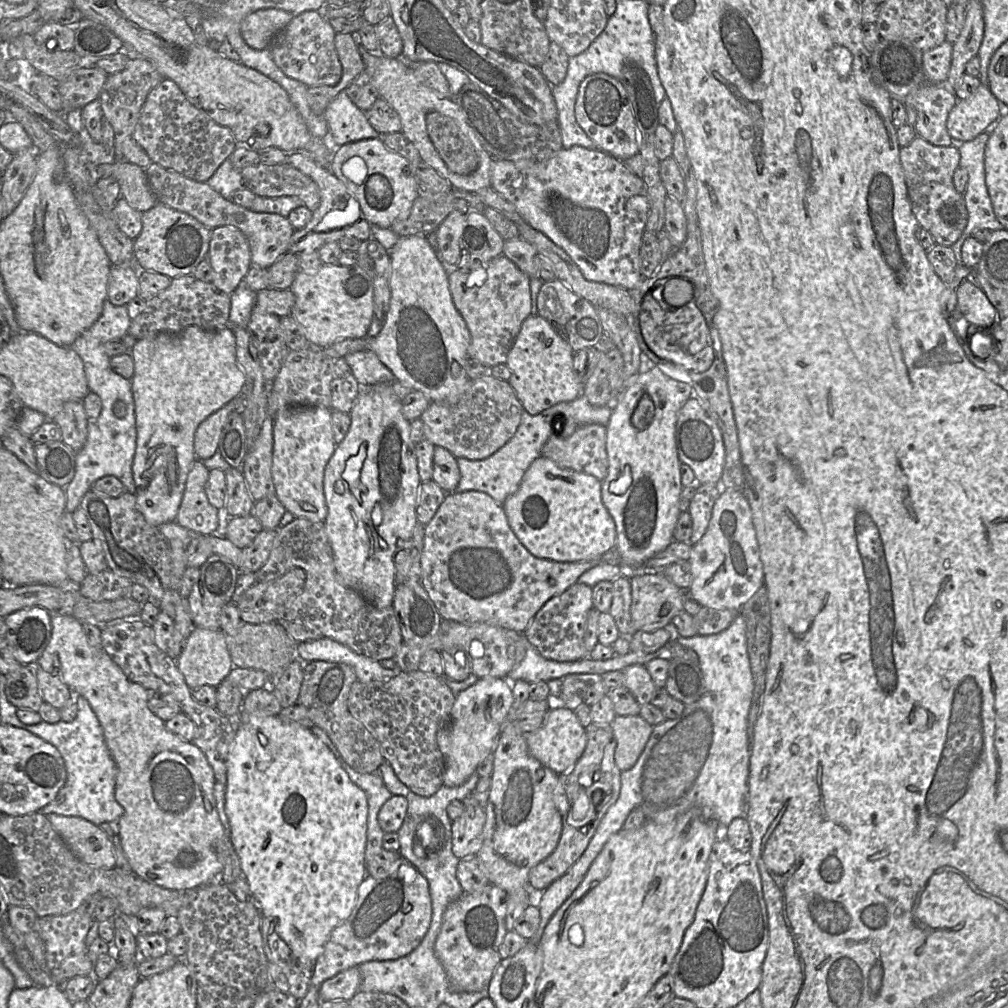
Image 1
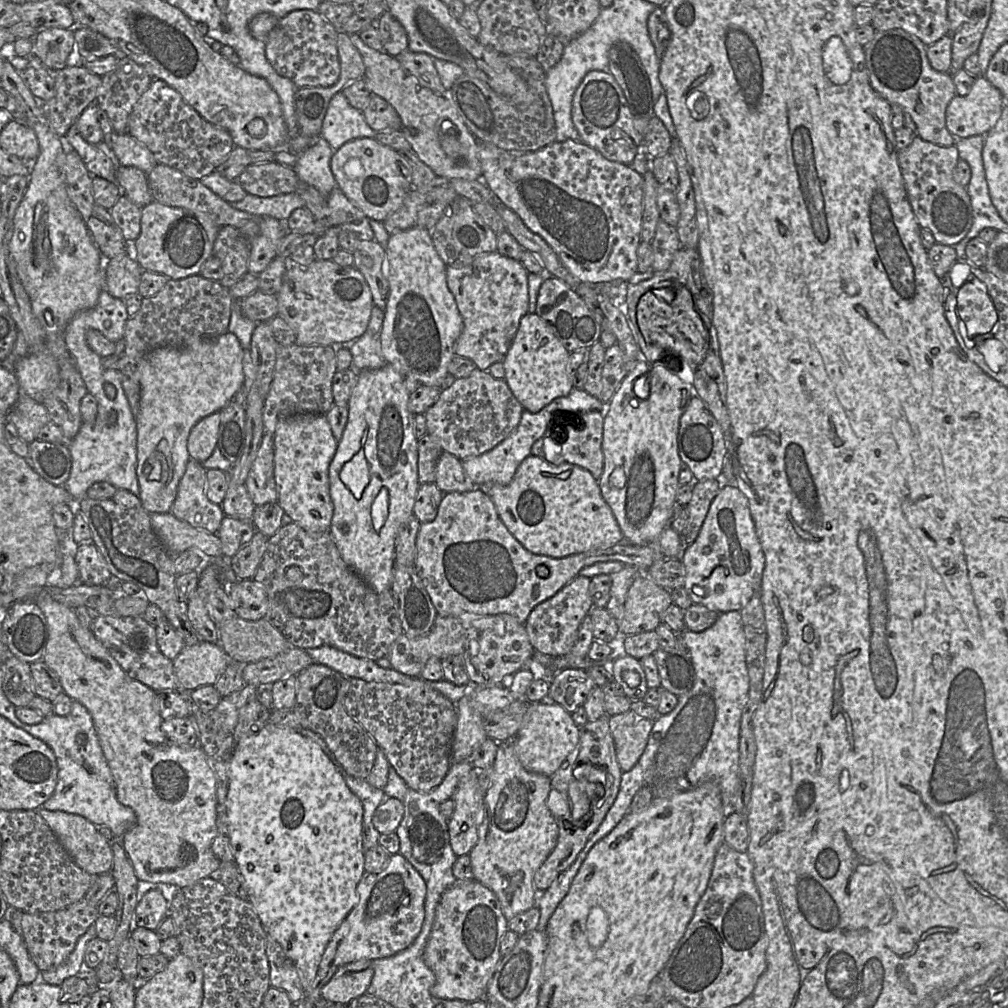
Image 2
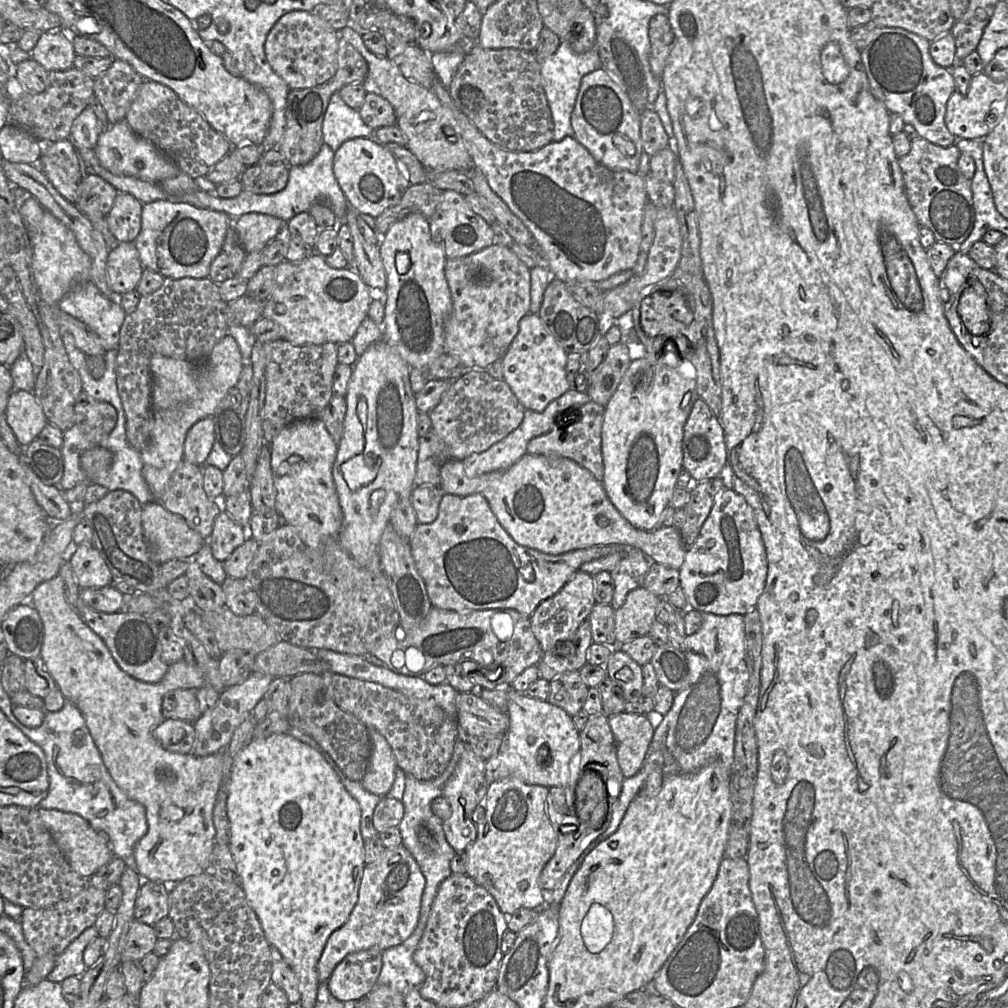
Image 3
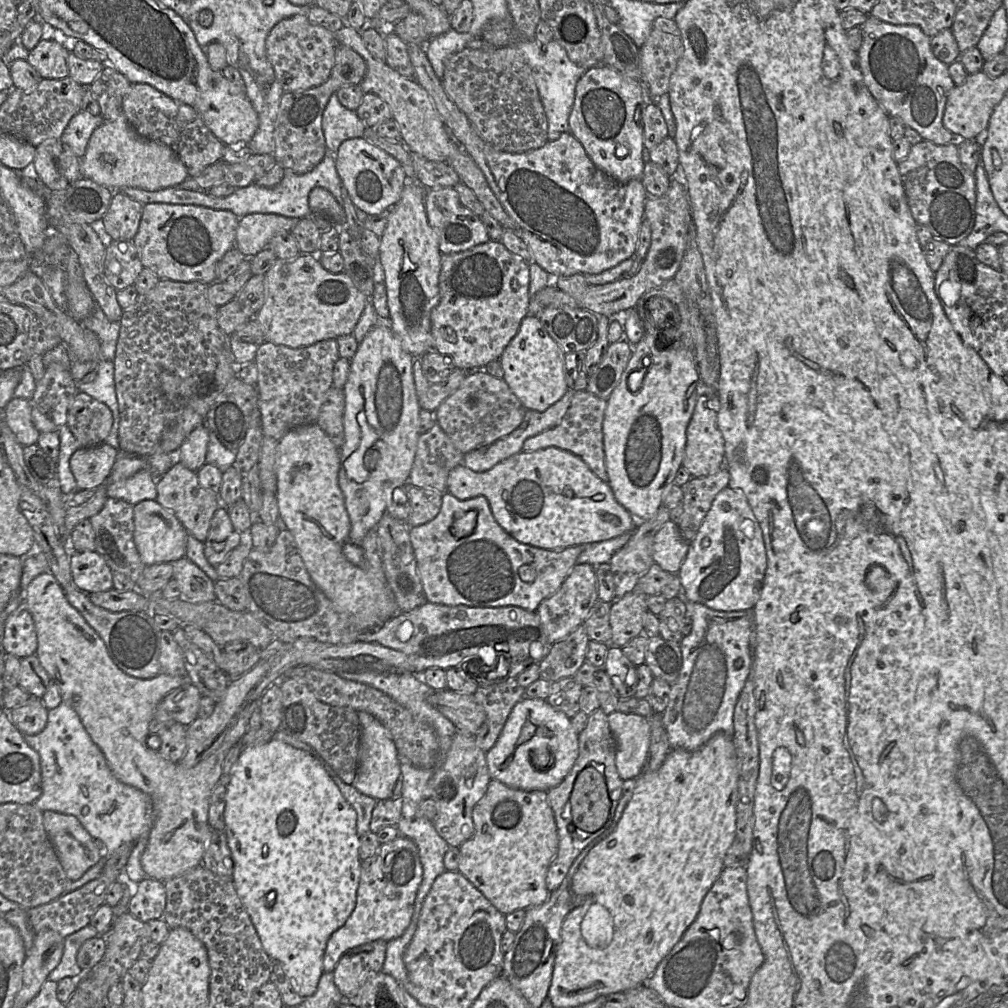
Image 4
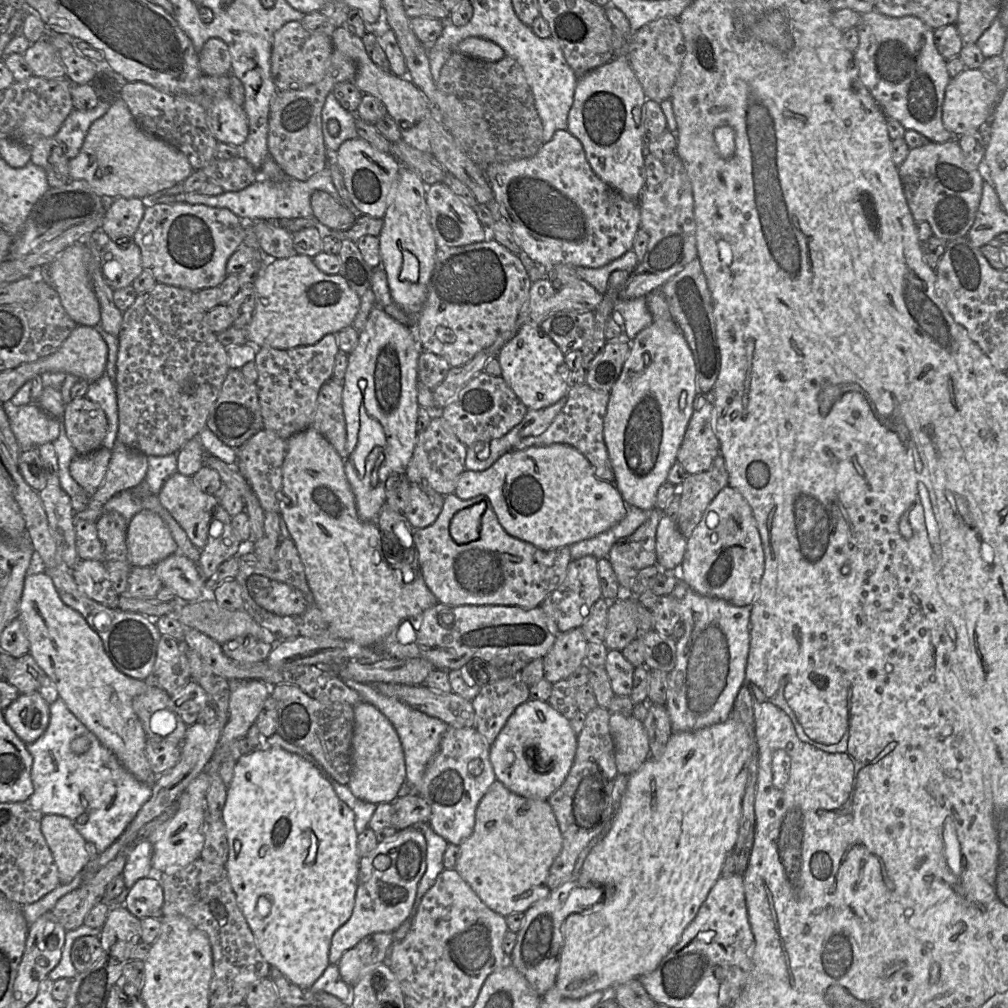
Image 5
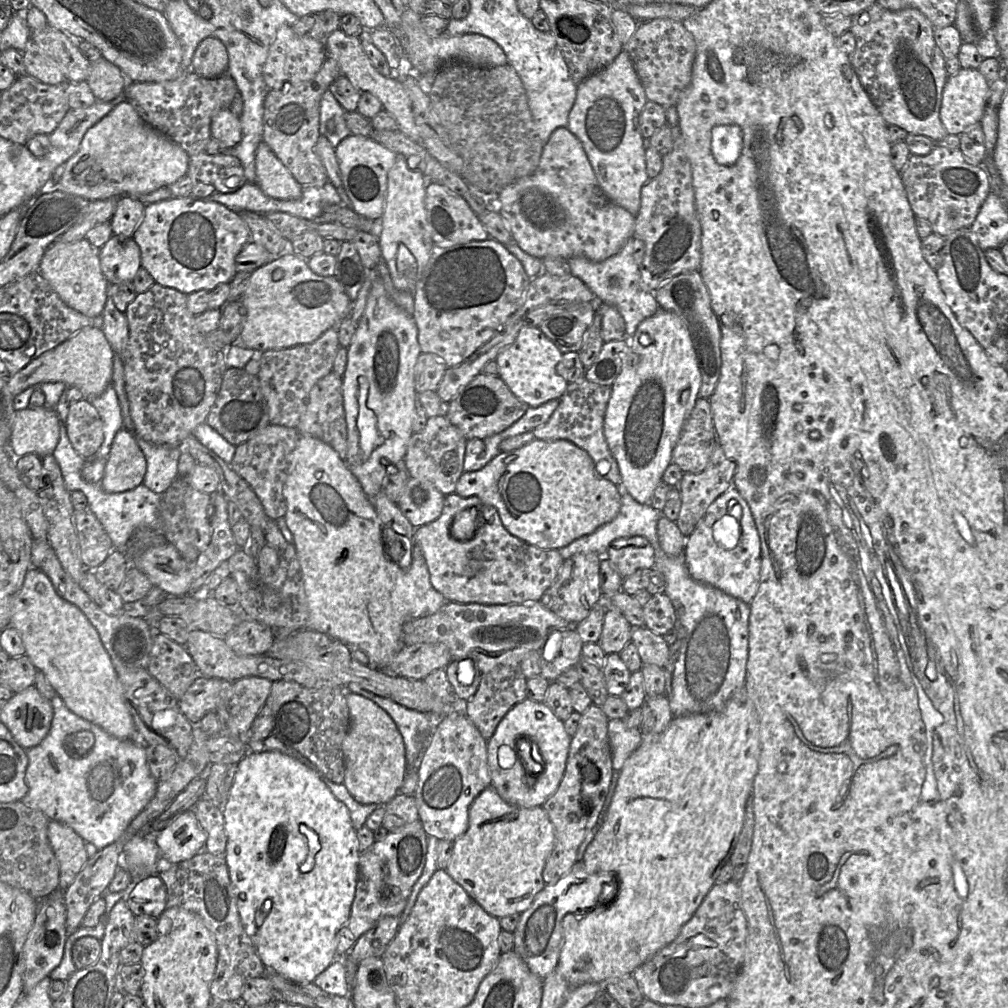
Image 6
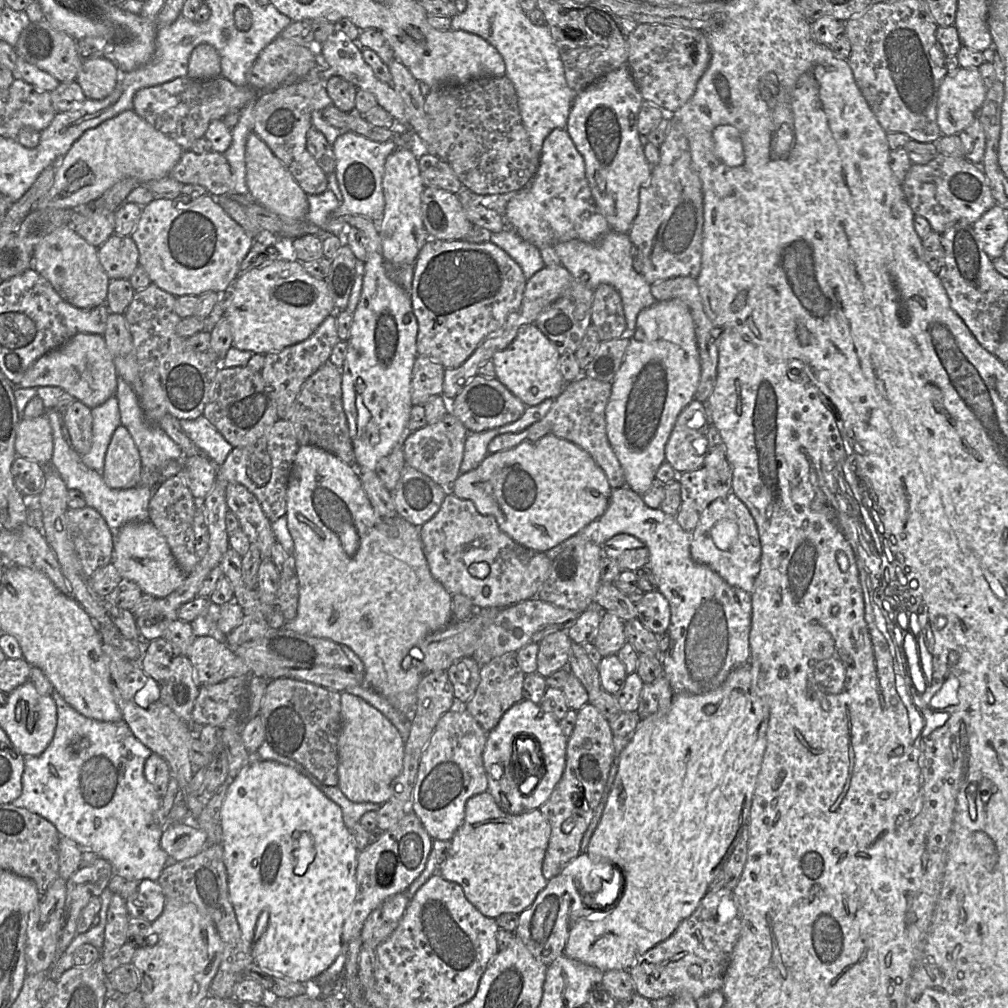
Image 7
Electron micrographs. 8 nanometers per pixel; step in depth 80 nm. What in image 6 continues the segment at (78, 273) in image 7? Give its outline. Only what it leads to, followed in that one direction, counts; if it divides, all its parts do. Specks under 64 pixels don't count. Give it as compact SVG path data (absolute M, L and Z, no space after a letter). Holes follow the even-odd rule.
M88 240L70 243L55 241L45 250L38 271L67 306L88 317L102 314L109 282L101 270L99 248L93 247Z

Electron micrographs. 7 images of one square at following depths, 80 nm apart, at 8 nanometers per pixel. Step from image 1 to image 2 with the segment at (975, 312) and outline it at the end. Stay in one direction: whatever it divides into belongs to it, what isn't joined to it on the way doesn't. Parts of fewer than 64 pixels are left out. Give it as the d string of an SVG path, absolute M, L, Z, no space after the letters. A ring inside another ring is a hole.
M966 281L956 293L957 313L965 324L971 340L990 333L998 315L983 283Z

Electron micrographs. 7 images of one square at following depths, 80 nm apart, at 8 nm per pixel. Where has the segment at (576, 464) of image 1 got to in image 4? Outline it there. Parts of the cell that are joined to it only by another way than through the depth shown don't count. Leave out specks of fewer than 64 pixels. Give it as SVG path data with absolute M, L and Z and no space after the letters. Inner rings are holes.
M587 390L575 391L571 404L561 423L541 434L528 438L523 445L524 451L537 451L557 447L580 457L602 481L608 483L603 440L603 422L607 400L599 398Z

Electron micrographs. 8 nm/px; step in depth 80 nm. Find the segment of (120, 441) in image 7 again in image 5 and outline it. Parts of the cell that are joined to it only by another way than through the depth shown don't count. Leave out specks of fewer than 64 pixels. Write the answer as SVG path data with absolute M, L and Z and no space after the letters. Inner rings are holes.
M116 439L105 479L90 496L87 508L75 512L75 521L83 519L96 522L105 503L121 491L137 488L144 482L147 471L147 456L128 448Z

